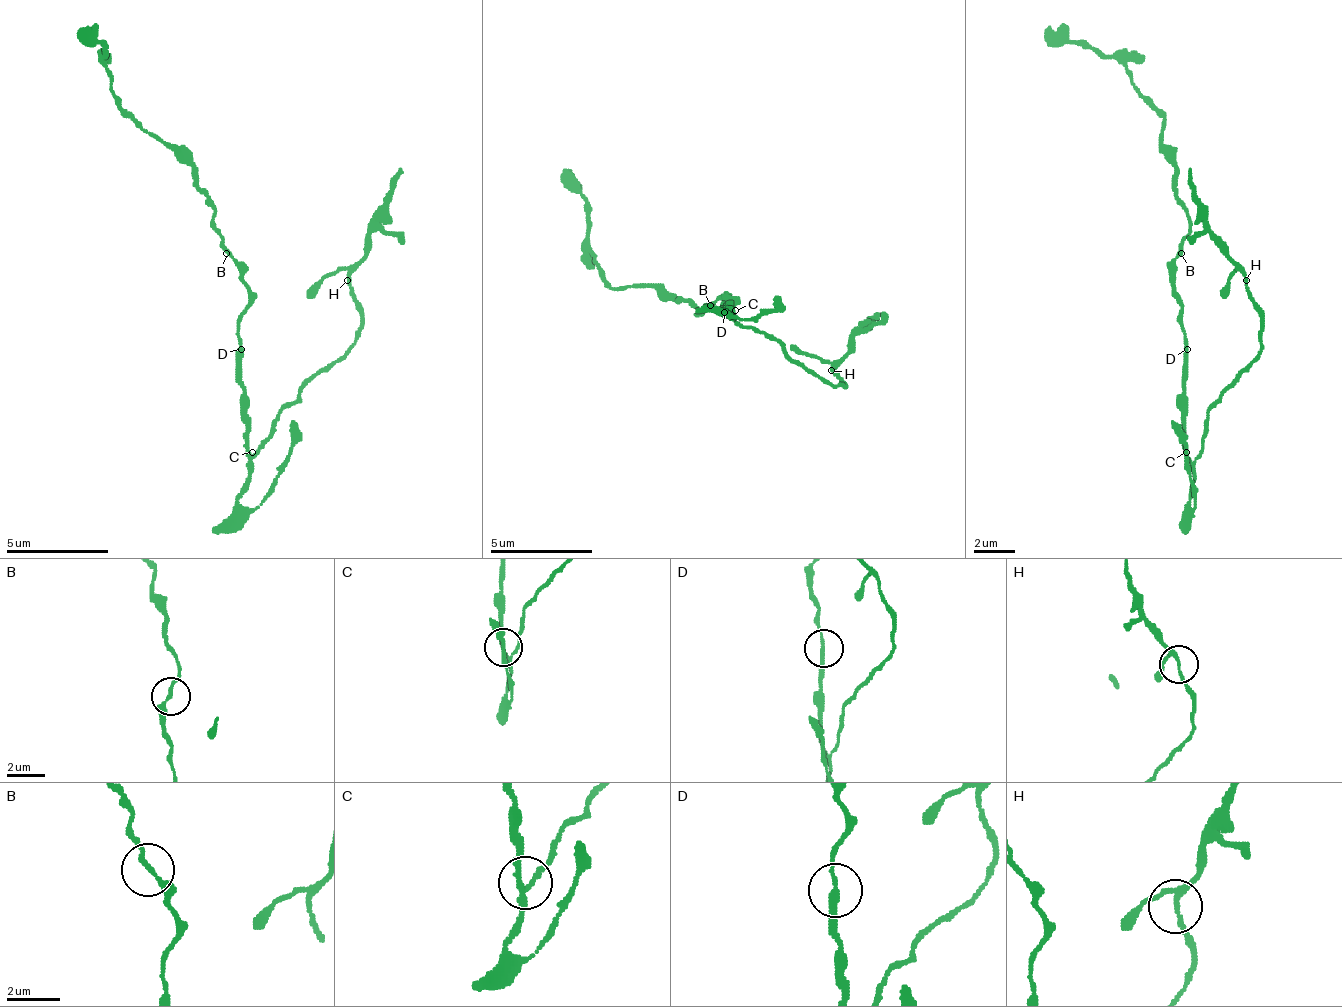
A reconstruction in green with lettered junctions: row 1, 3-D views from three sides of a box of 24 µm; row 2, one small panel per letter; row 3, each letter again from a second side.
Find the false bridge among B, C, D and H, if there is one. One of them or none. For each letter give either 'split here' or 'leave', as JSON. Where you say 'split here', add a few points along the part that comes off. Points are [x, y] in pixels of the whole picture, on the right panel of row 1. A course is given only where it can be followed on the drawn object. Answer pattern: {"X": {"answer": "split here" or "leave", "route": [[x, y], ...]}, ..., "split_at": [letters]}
{"B": {"answer": "leave"}, "C": {"answer": "leave"}, "D": {"answer": "leave"}, "H": {"answer": "leave"}, "split_at": []}

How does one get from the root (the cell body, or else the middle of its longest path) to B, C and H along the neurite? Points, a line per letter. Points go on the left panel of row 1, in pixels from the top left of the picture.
B: (242, 365), (242, 340), (237, 335), (237, 314), (247, 304), (247, 284), (242, 279), (242, 268), (226, 253)
C: (242, 365), (242, 421), (247, 426), (247, 447), (252, 452)
H: (242, 365), (242, 421), (252, 457), (272, 431), (272, 421), (354, 340), (359, 304), (349, 279)

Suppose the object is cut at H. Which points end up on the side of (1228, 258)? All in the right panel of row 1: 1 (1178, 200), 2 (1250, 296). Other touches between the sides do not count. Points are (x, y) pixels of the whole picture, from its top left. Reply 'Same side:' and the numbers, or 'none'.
Same side: none

